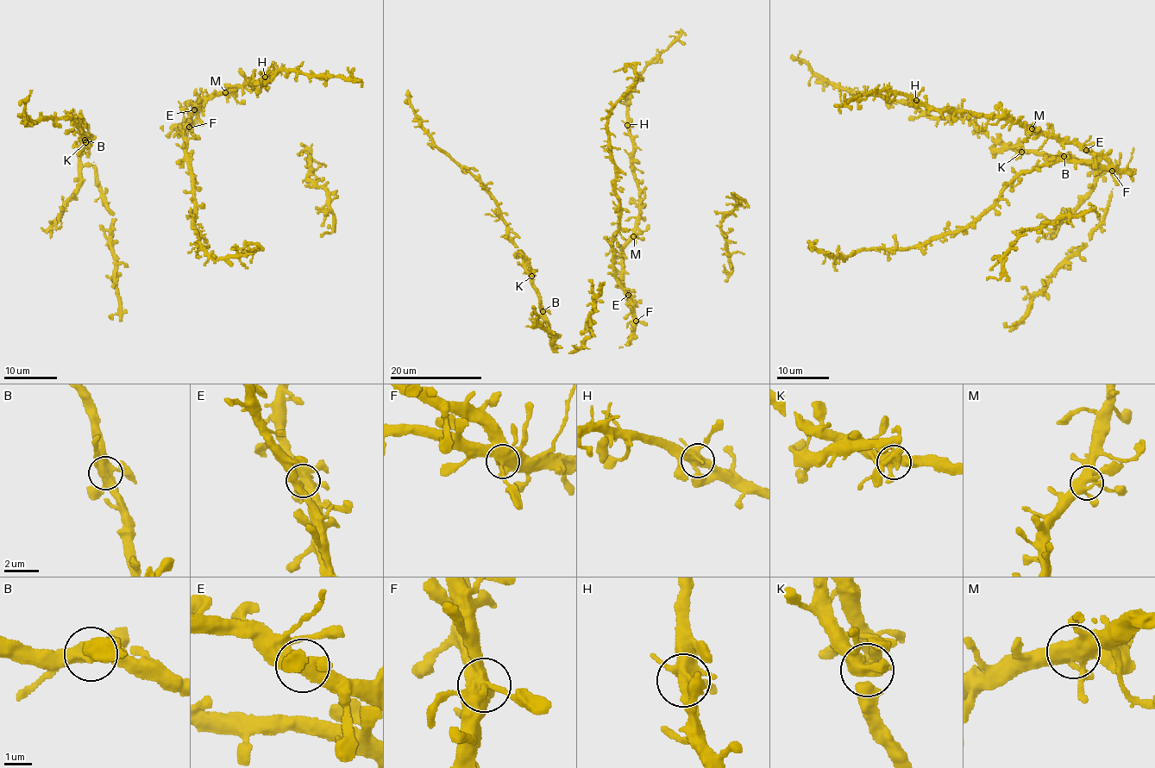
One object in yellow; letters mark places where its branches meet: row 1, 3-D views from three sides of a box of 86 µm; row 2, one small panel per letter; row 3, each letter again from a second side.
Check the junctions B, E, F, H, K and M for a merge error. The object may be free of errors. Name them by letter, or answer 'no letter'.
K

